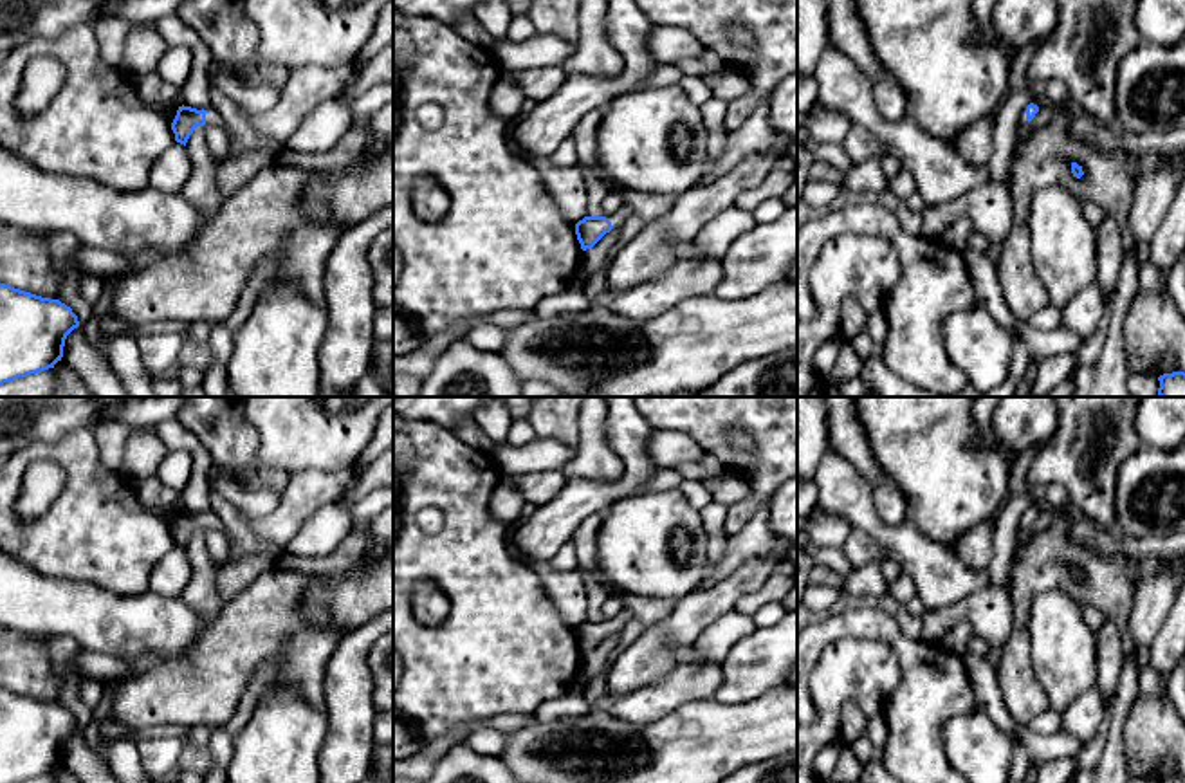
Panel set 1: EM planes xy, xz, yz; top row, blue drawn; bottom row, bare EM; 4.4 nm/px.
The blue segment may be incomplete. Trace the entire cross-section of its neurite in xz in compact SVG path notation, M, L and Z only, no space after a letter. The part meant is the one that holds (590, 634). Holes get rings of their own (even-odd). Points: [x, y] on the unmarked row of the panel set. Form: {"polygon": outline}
{"polygon": "M622 610L610 622L606 621L584 621L575 628L575 639L581 648L581 653L592 653L606 637L613 631L622 630L629 622L629 612Z"}

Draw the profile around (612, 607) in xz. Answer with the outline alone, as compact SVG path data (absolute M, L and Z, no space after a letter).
M608 592L608 595L606 595L606 599L604 599L602 606L601 606L601 621L610 622L622 610L624 610L624 606L622 606L622 595L620 594Z

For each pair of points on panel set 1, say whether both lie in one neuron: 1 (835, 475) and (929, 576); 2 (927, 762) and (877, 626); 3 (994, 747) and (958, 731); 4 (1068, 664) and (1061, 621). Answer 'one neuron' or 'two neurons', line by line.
1: one neuron
2: one neuron
3: one neuron
4: one neuron

